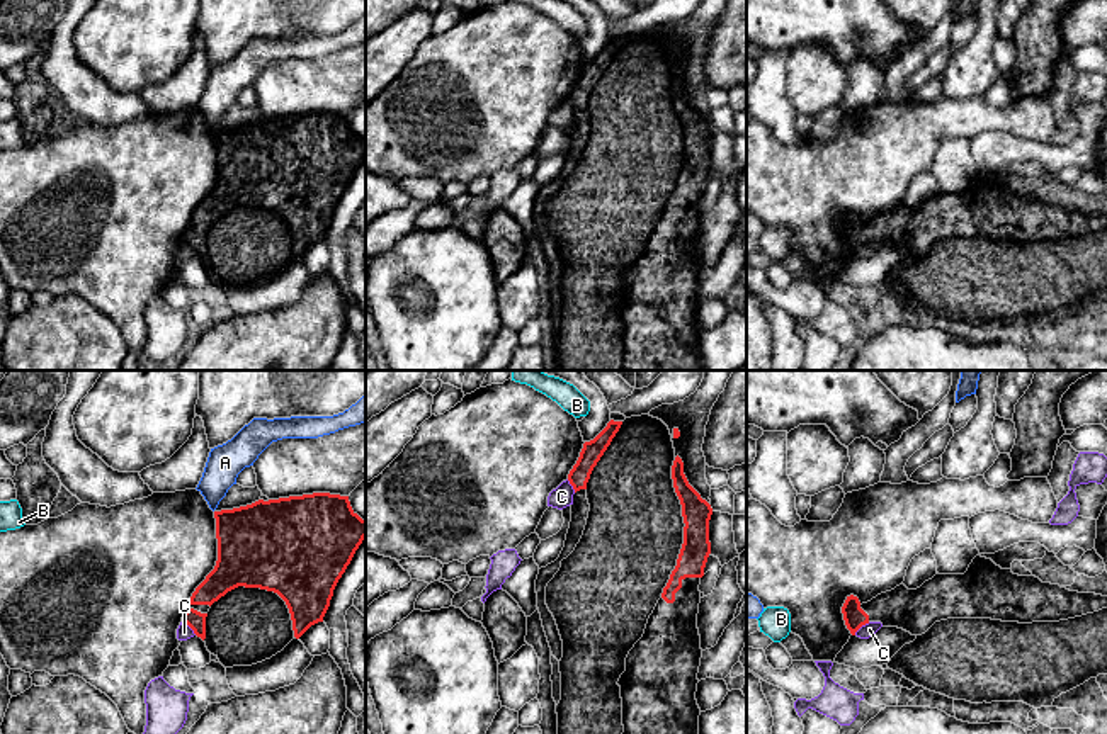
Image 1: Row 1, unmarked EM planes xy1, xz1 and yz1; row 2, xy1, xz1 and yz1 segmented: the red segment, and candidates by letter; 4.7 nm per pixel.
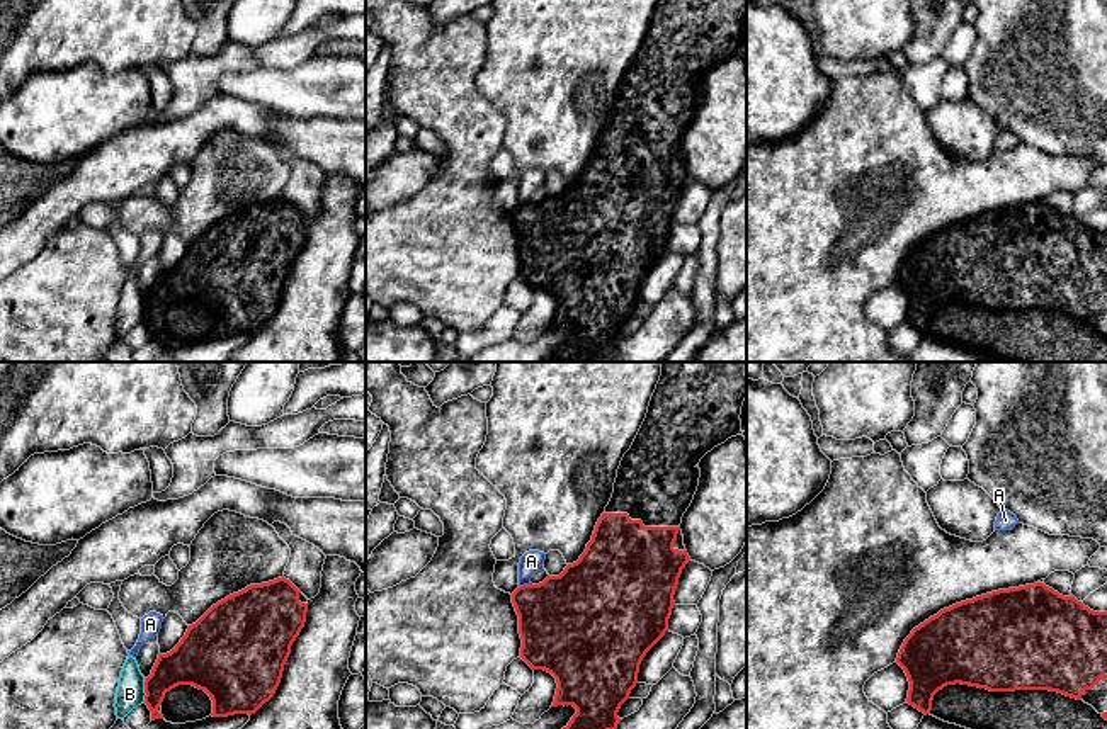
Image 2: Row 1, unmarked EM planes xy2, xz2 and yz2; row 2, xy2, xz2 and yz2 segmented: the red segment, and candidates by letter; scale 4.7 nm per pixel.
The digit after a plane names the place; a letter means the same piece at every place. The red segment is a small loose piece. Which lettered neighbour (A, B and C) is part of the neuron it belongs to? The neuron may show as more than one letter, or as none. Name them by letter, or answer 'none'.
none

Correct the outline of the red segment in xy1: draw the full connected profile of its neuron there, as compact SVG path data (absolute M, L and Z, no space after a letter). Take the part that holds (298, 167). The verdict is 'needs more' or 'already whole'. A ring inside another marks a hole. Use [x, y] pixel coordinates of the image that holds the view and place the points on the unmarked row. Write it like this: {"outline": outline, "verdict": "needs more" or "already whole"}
{"outline": "M313 112L214 131L218 180L196 207L185 229L185 241L197 257L206 258L206 236L214 221L245 206L277 212L287 224L294 257L323 241L333 209L366 158L366 139L350 126L349 116Z", "verdict": "needs more"}

